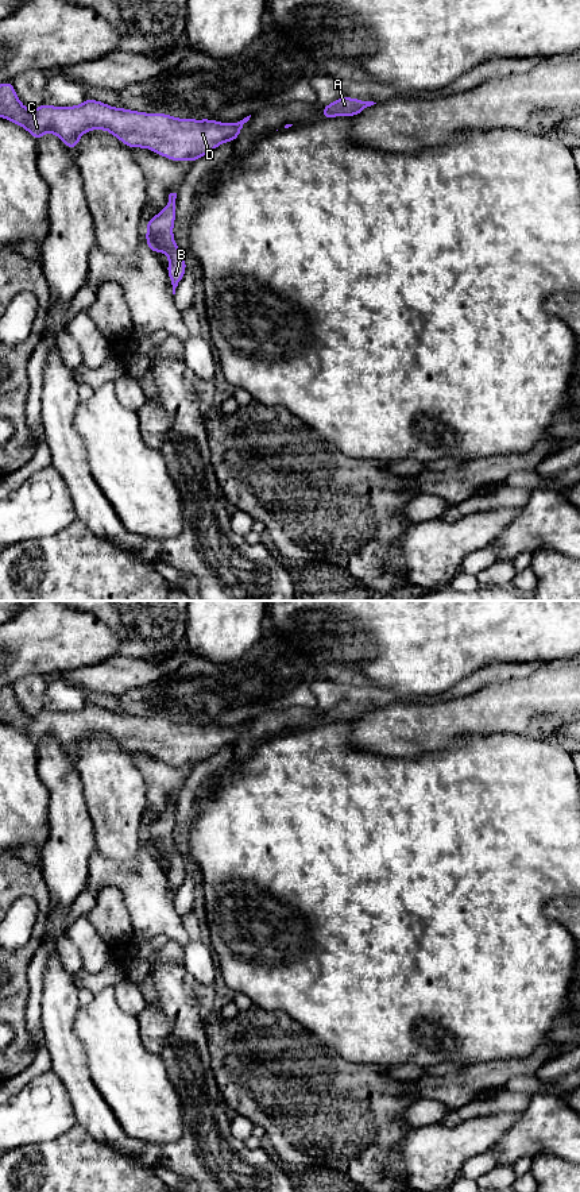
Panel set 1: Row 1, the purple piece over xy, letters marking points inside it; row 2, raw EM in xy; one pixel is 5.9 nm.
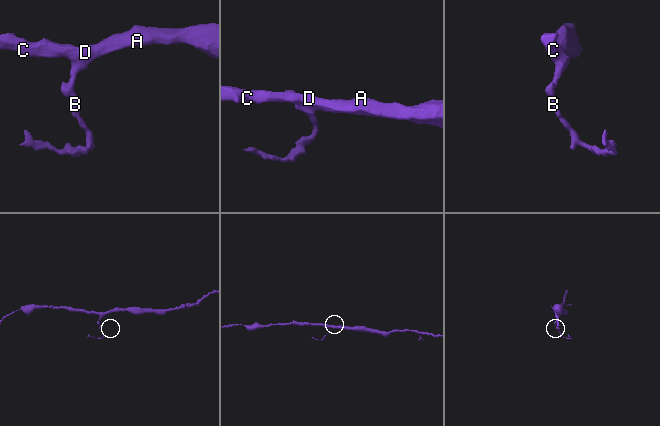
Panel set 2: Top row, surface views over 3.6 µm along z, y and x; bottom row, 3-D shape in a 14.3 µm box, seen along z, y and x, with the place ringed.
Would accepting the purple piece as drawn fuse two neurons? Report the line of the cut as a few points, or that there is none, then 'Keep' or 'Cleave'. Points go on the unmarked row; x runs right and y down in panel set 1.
No split. Keep

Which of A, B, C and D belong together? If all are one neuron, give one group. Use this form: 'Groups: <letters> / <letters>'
Groups: A B C D

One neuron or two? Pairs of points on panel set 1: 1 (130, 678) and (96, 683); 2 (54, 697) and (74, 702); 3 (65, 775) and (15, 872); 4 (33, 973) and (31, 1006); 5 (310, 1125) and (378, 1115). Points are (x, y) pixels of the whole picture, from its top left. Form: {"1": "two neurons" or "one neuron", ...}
{"1": "one neuron", "2": "one neuron", "3": "two neurons", "4": "one neuron", "5": "one neuron"}

